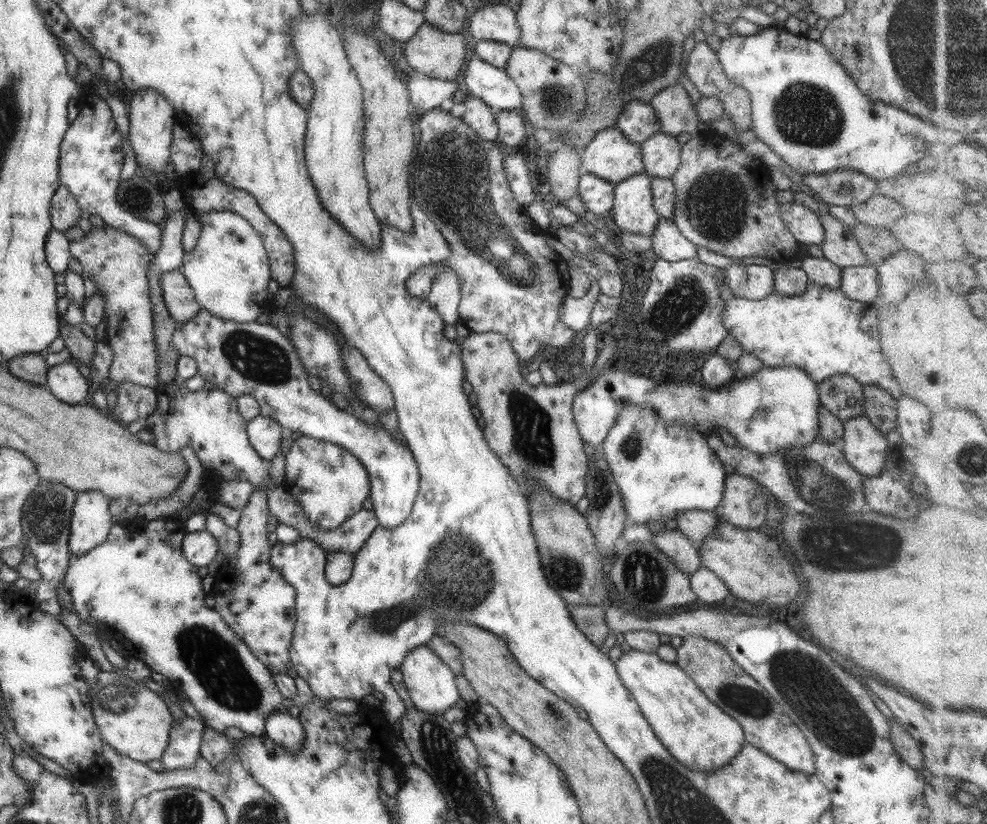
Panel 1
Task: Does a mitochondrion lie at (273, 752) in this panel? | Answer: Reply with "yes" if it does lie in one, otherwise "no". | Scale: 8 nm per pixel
no

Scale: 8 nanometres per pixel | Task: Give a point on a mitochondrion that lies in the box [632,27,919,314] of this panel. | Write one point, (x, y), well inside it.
(803, 115)

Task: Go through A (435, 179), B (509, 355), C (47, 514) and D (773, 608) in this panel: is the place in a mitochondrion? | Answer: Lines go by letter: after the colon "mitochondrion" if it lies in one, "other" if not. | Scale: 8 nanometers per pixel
A: mitochondrion
B: other
C: mitochondrion
D: other

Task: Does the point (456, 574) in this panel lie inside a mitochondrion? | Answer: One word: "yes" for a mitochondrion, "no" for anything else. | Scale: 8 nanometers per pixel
yes

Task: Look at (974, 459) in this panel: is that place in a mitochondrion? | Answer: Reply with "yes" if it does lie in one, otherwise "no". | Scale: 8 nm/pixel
yes

